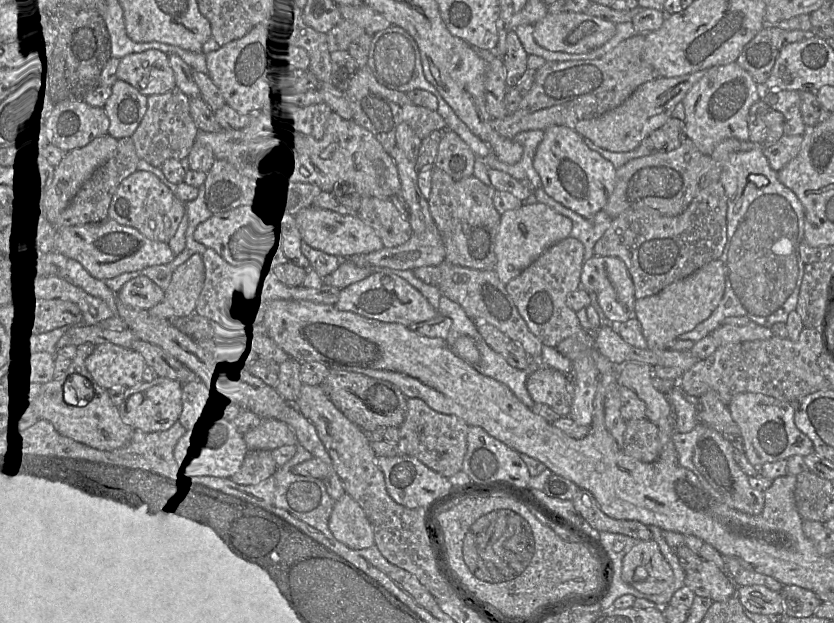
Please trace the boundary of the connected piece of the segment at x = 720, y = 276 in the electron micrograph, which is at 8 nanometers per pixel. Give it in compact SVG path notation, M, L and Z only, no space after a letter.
M718 259L702 266L688 277L668 285L655 295L636 299L634 316L641 324L648 348L668 349L670 342L708 319L720 304L725 287L726 267L722 260Z

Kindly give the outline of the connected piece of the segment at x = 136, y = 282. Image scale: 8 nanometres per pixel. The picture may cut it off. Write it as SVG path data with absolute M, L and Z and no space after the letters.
M146 276L127 281L117 293L127 306L149 310L162 301L165 291Z

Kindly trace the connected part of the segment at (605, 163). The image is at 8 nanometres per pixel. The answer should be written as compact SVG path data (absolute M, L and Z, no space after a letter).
M551 126L544 131L533 167L539 174L545 192L564 207L585 218L601 211L615 187L616 168L598 152L588 148L583 136L566 126Z

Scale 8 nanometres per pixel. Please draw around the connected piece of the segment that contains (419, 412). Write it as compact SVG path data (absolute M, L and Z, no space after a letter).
M409 398L405 420L399 427L398 446L404 455L418 459L428 468L448 478L463 469L468 427L458 417L438 413L421 399Z

